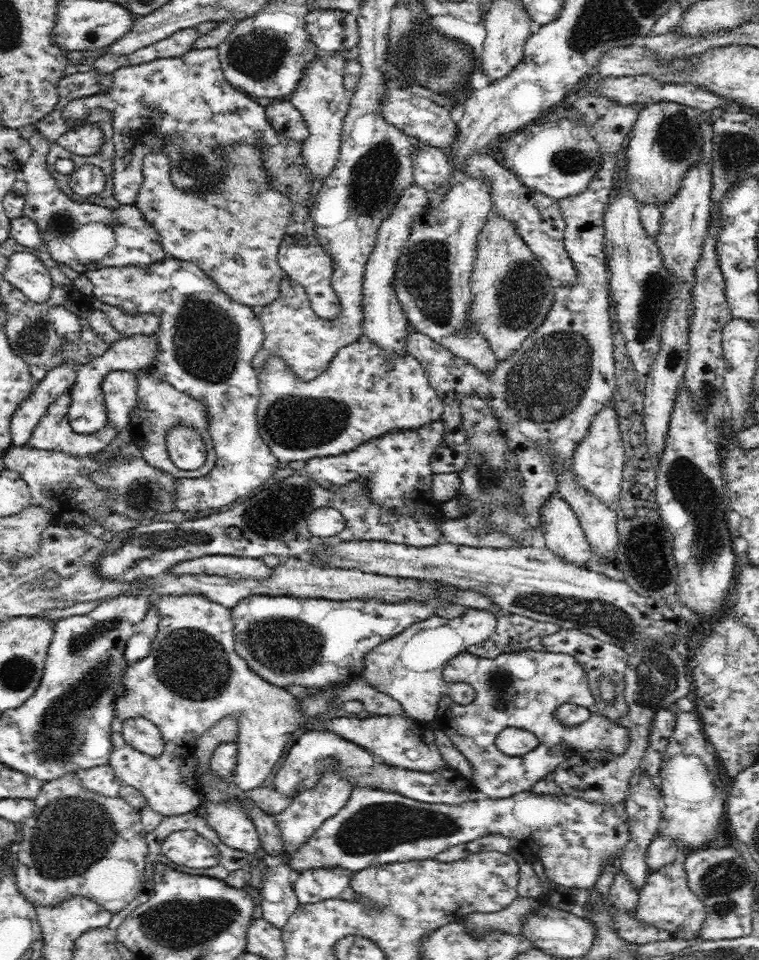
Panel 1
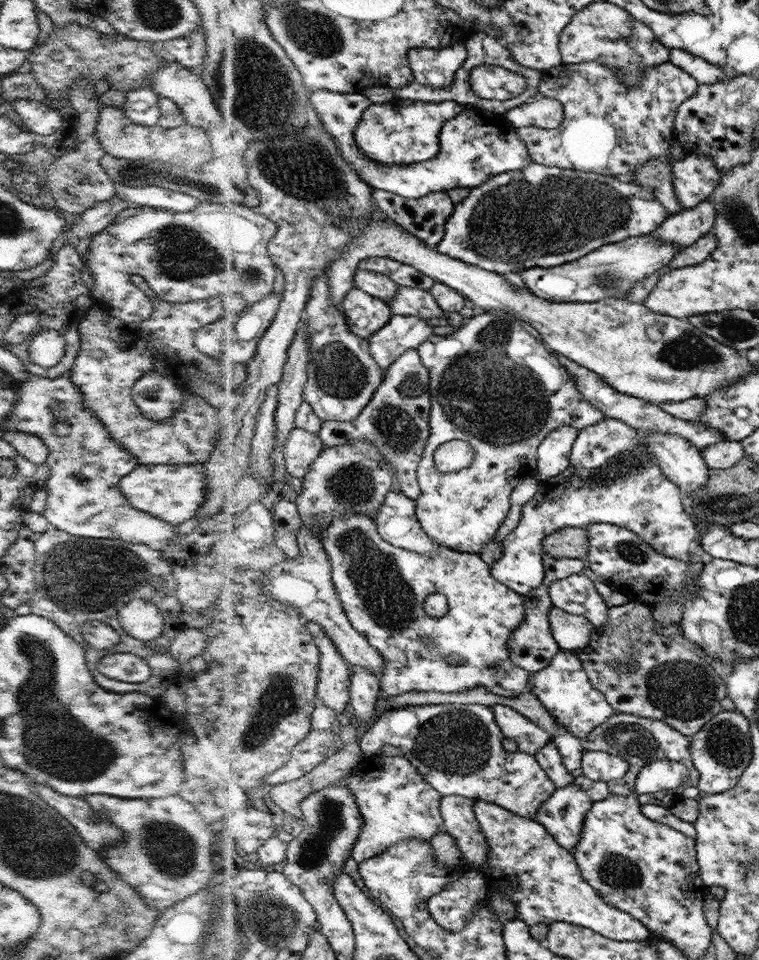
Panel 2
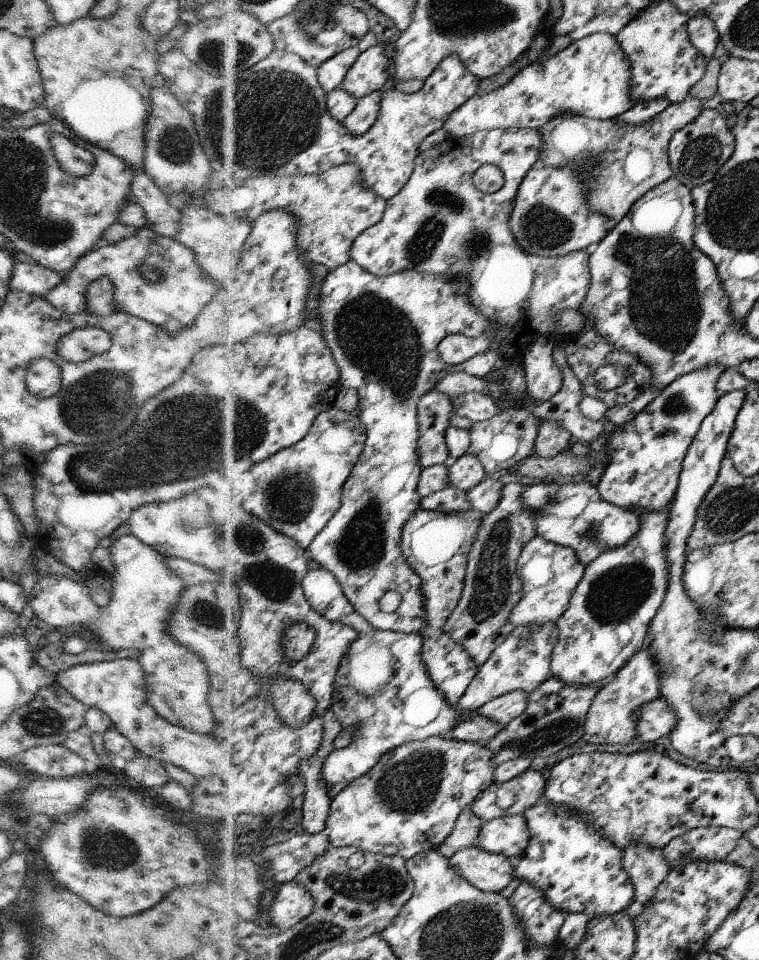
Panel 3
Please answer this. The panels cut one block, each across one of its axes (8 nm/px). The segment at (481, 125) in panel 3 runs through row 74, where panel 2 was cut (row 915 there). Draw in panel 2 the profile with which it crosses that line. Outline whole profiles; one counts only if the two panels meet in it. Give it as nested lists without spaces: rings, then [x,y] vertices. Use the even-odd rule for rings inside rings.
[[[475,801],[474,811],[490,846],[487,854],[489,885],[491,881],[499,884],[504,894],[517,904],[516,919],[523,919],[528,926],[538,922],[547,925],[558,921],[569,922],[598,931],[616,942],[648,941],[647,926],[627,911],[604,901],[583,877],[575,855],[567,847],[560,846],[543,823],[522,818],[490,802]]]

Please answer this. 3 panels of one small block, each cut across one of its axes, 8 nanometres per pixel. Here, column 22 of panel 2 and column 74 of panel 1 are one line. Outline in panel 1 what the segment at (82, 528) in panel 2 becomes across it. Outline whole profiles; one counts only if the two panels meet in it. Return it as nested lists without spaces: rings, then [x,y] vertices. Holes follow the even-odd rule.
[[[138,334],[118,339],[102,356],[82,363],[82,366],[77,370],[75,384],[71,389],[72,394],[70,394],[68,416],[72,430],[78,434],[94,434],[94,432],[106,428],[108,415],[106,414],[106,407],[104,407],[104,395],[101,394],[102,380],[112,370],[136,371],[149,368],[156,353],[157,338],[155,334]]]

